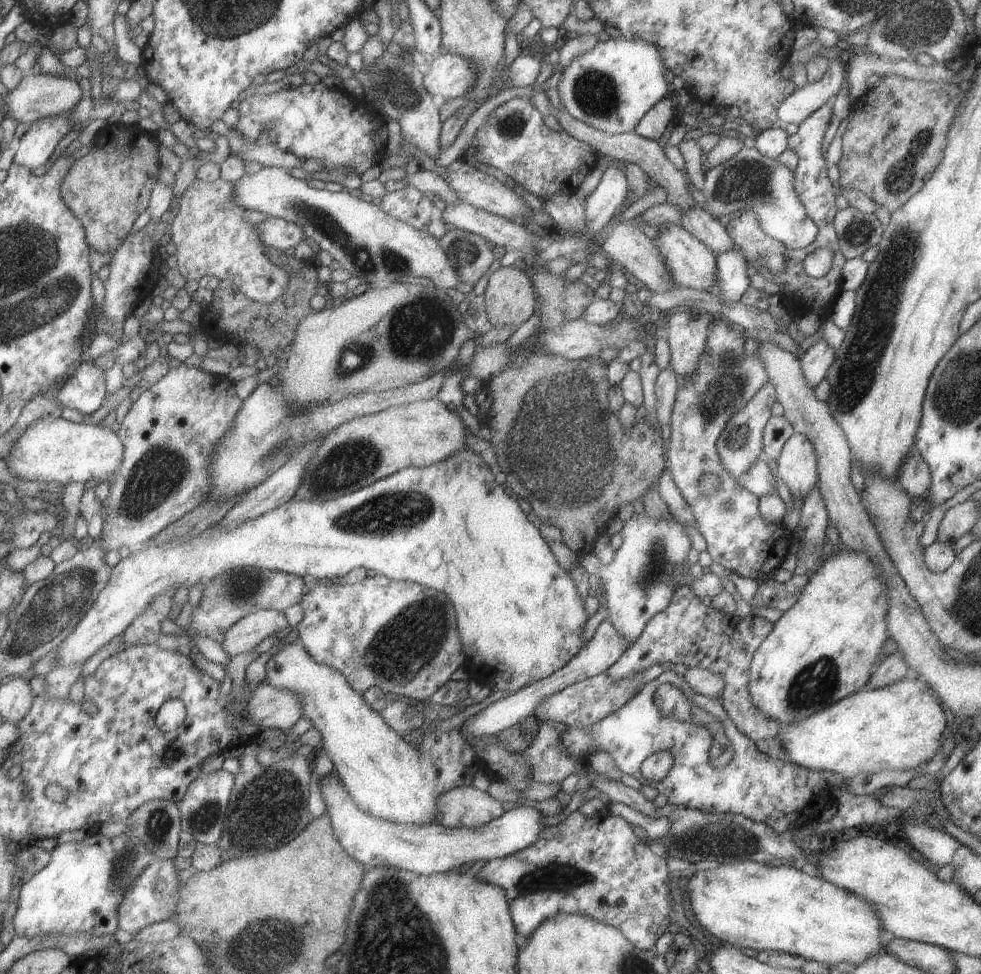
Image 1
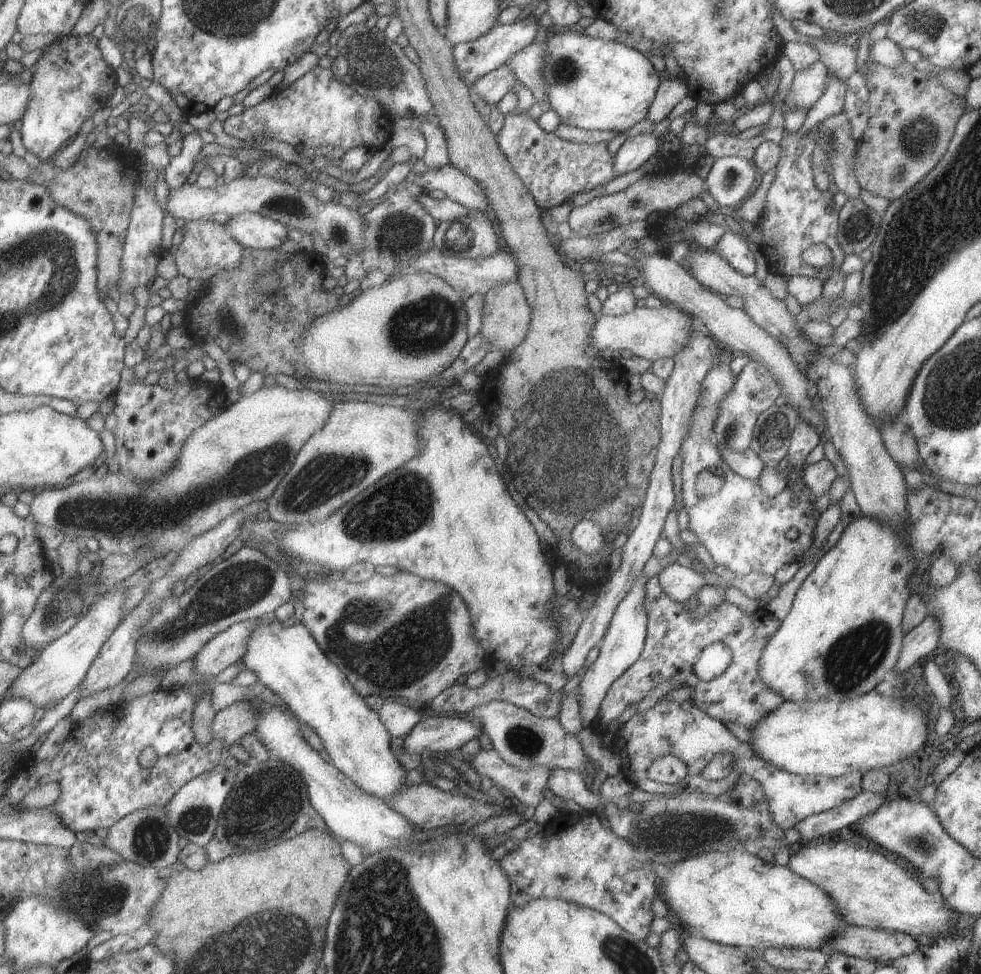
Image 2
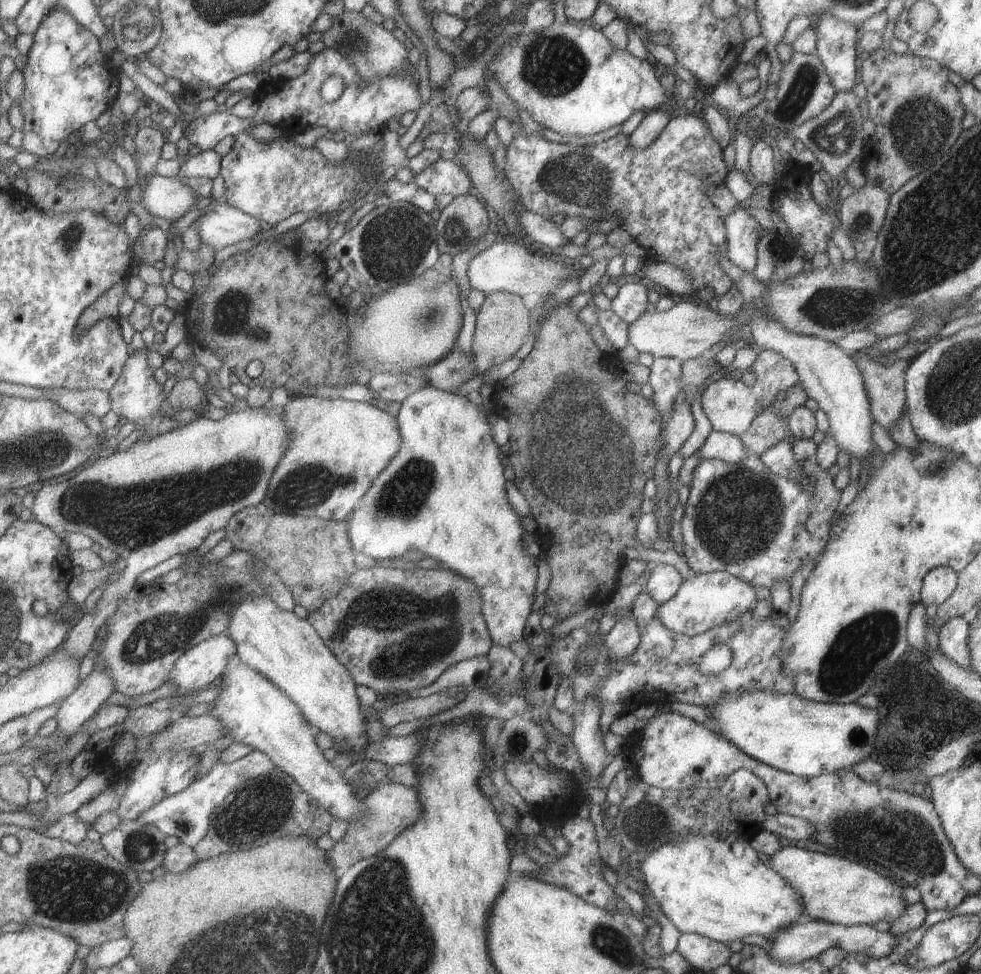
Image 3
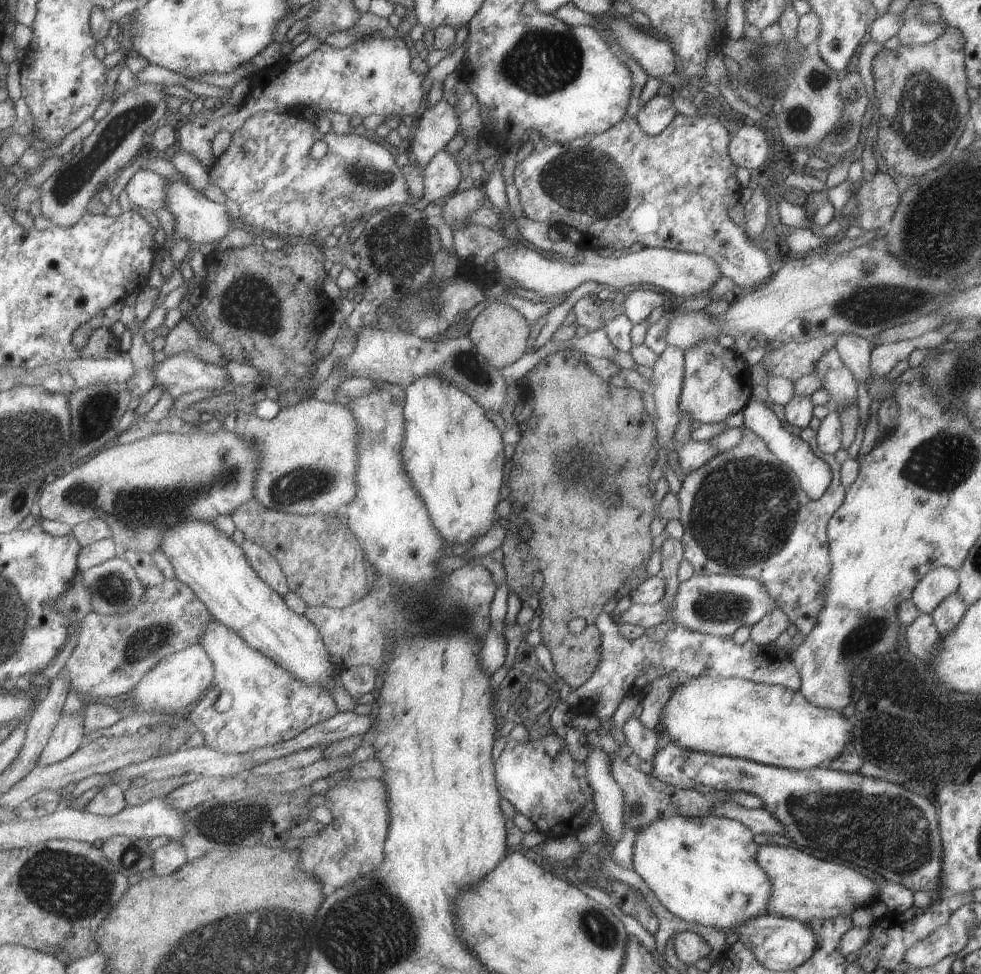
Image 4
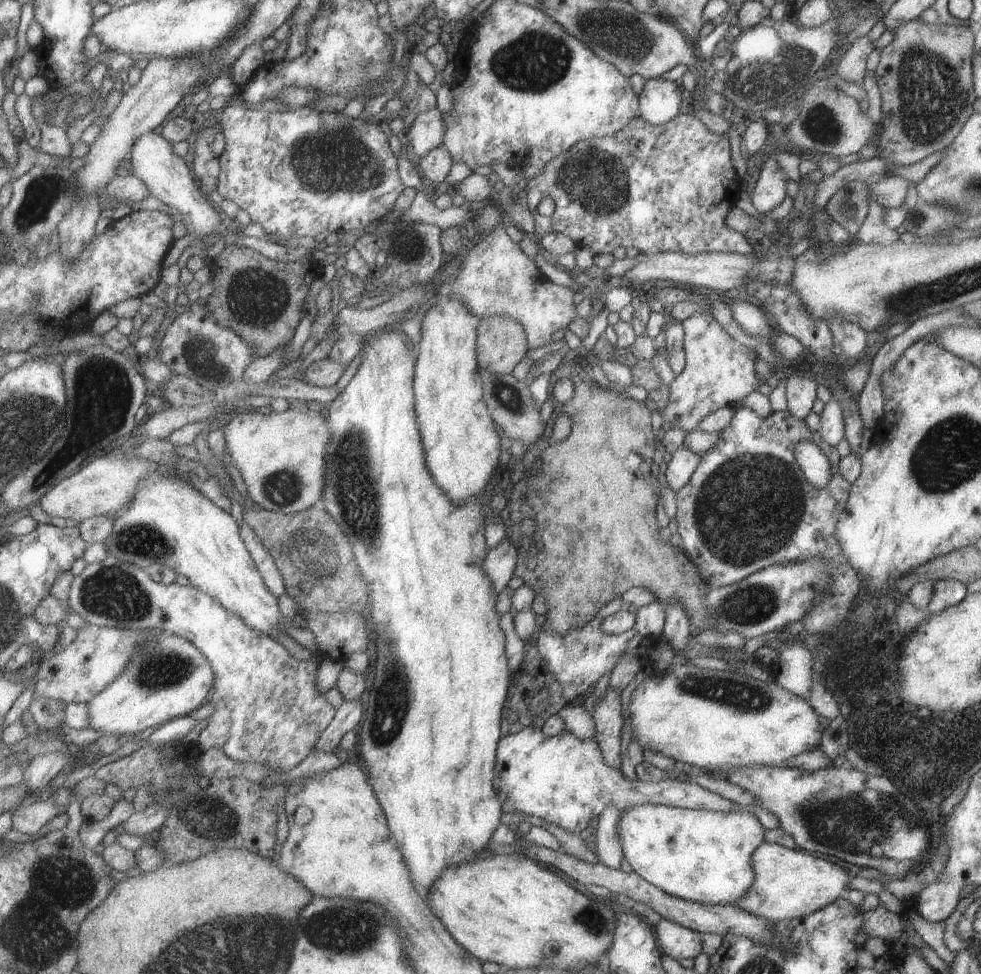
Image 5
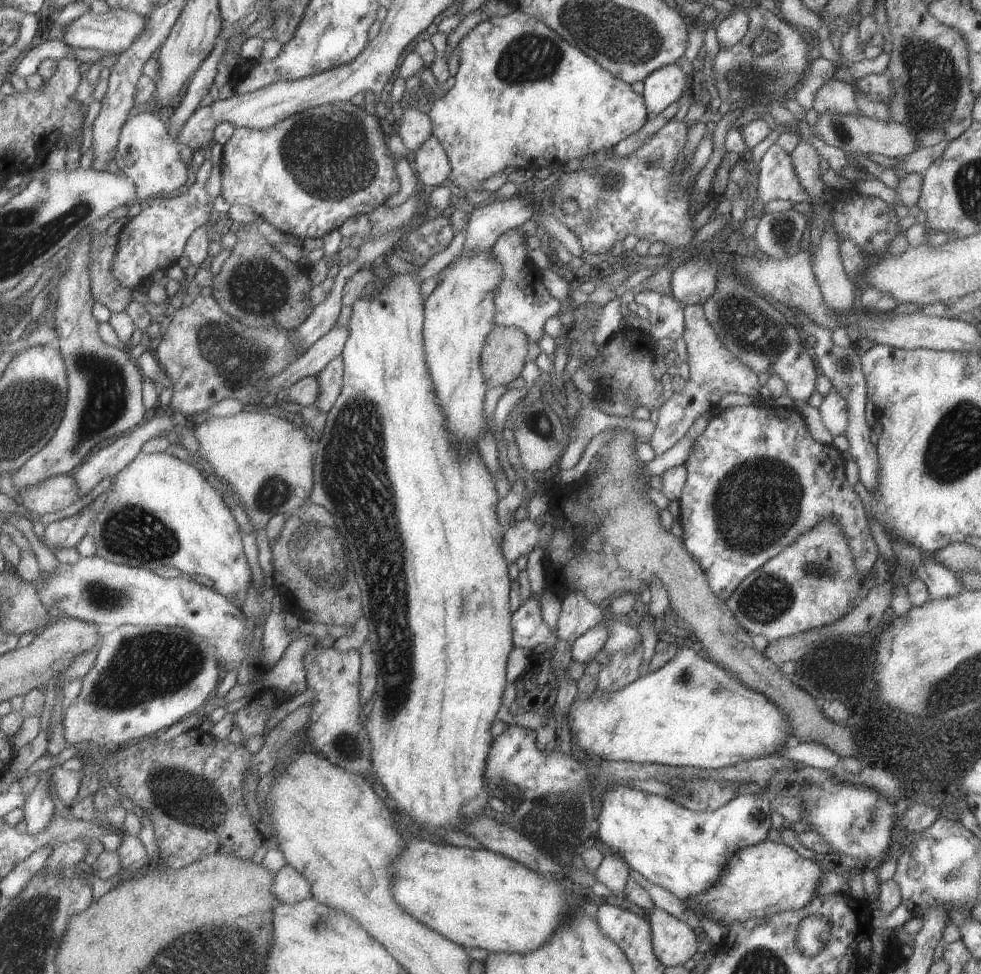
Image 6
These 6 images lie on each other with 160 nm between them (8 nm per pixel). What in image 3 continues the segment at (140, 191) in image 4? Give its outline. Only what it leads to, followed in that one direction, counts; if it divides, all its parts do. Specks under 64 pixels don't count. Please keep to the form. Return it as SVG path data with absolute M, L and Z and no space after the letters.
M157 173L143 184L143 202L147 204L145 208L149 208L149 213L154 216L166 219L170 223L176 222L189 212L197 199L177 176L163 177Z

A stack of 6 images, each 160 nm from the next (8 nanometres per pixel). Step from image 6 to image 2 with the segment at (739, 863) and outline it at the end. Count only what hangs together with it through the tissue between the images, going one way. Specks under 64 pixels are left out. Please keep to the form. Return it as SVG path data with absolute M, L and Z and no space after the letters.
M843 841L800 847L789 858L786 868L829 894L839 916L854 926L899 932L911 937L939 938L948 936L949 932L958 933L955 926L959 926L961 914L947 910L937 895L925 892L911 873L867 846Z

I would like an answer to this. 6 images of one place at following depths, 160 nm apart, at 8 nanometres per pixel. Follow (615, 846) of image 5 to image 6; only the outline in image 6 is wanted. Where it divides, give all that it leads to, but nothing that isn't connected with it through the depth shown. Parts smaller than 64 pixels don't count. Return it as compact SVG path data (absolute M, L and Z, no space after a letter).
M603 849L603 859L593 872L597 882L605 885L611 894L620 898L623 896L625 882L630 878L630 867L618 856Z

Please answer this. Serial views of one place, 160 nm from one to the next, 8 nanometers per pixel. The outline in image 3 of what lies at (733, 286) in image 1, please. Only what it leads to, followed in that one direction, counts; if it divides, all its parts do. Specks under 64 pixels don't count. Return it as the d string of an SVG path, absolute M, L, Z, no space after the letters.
M743 208L727 214L725 226L725 252L729 261L744 273L752 273L757 258L757 242L760 225Z

